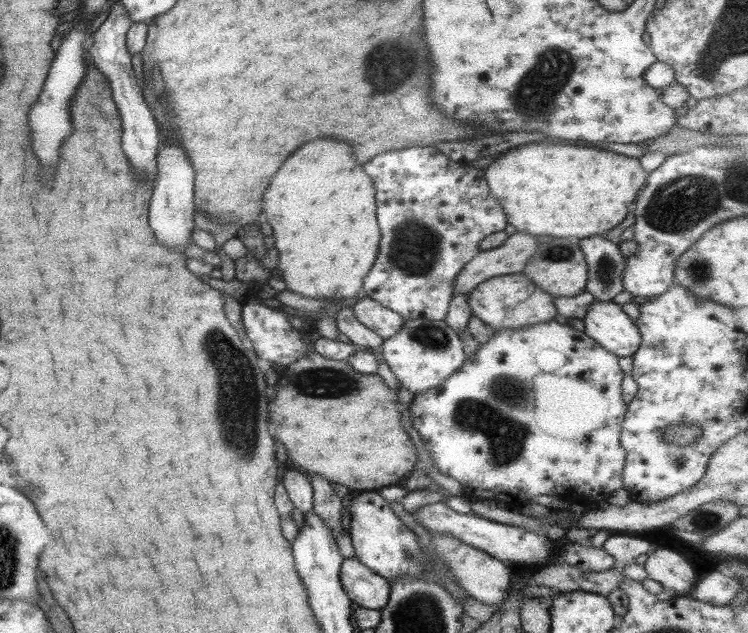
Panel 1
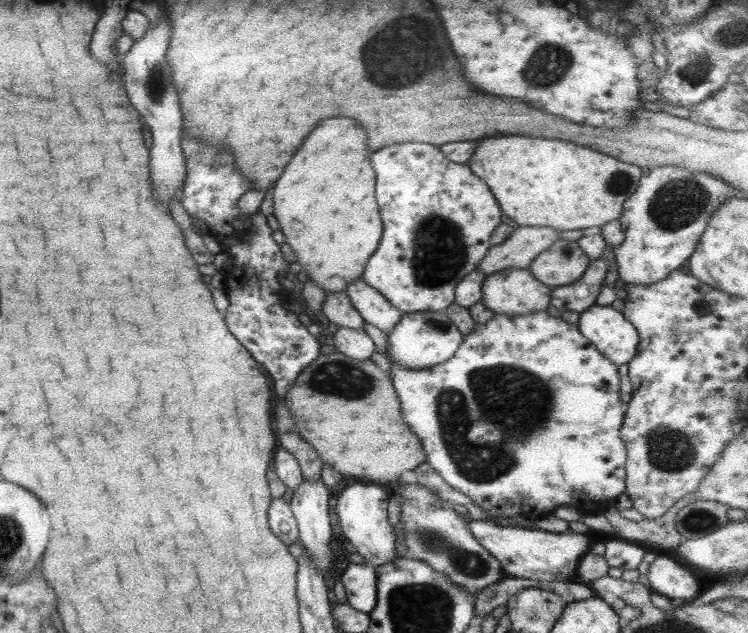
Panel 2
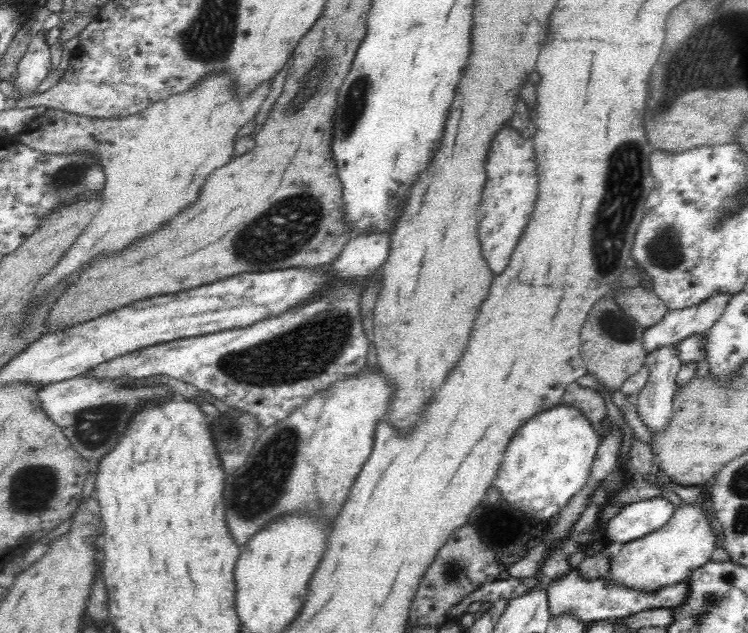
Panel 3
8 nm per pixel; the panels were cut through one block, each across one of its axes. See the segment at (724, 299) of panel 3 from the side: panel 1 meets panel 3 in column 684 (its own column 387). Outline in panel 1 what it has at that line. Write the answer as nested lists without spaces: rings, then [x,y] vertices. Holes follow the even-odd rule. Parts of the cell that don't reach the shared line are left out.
[[[367,297],[357,300],[350,307],[350,310],[363,326],[366,326],[382,339],[394,335],[404,323],[399,314],[383,308],[379,302],[375,302]]]

